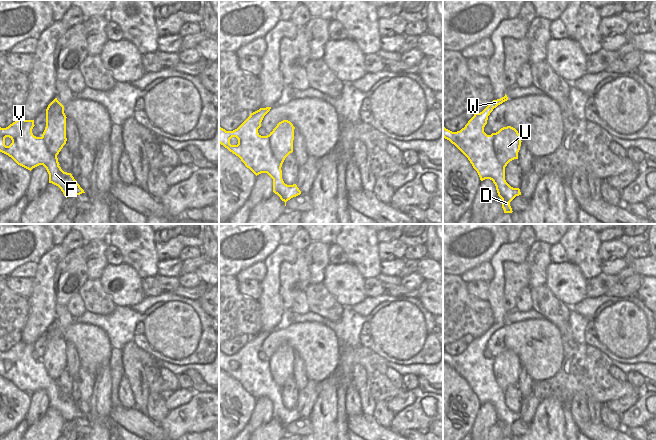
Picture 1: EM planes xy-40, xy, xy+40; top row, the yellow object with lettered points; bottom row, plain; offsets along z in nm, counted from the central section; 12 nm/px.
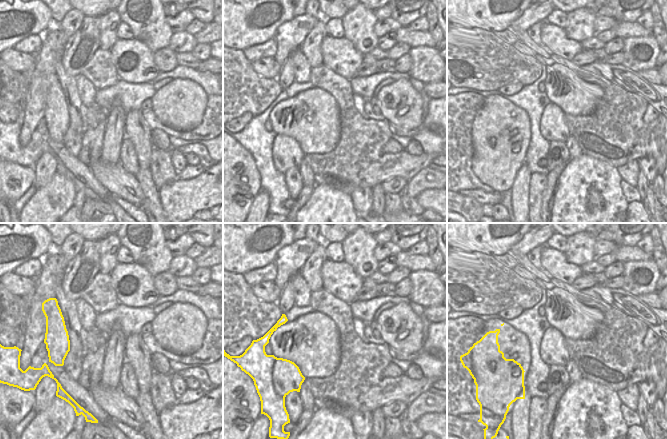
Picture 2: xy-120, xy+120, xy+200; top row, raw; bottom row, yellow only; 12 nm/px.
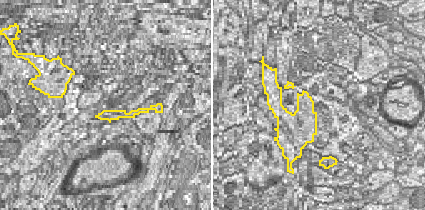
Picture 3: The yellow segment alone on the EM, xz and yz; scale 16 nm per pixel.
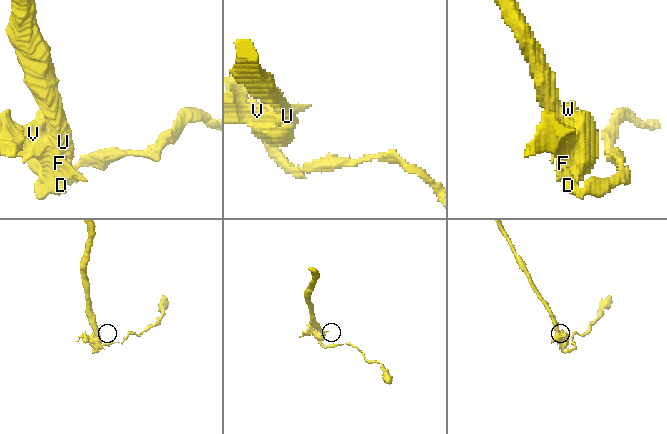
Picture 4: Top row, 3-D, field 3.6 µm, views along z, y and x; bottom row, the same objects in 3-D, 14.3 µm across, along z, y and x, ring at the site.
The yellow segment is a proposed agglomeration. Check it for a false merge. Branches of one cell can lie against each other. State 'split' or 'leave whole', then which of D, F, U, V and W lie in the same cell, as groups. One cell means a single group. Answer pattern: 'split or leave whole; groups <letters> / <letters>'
split; groups D F V W / U

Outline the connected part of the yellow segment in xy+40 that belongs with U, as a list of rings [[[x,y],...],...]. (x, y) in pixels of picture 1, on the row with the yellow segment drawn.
[[[511,126],[503,127],[494,133],[494,151],[499,164],[506,167],[510,161],[518,159],[521,142],[518,131]]]

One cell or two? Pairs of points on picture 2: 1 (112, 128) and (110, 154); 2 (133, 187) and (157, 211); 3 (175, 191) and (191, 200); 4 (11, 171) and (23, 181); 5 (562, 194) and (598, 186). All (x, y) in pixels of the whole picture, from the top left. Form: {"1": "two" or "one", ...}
{"1": "one", "2": "two", "3": "one", "4": "one", "5": "one"}

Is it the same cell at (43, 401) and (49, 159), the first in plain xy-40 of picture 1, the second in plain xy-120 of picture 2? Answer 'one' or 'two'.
one

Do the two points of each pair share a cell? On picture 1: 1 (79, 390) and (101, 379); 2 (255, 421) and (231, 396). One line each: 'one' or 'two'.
1: two
2: two

